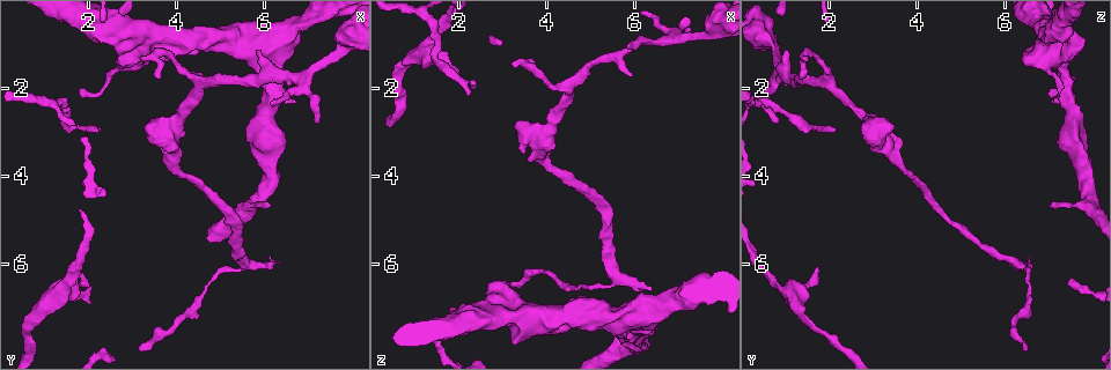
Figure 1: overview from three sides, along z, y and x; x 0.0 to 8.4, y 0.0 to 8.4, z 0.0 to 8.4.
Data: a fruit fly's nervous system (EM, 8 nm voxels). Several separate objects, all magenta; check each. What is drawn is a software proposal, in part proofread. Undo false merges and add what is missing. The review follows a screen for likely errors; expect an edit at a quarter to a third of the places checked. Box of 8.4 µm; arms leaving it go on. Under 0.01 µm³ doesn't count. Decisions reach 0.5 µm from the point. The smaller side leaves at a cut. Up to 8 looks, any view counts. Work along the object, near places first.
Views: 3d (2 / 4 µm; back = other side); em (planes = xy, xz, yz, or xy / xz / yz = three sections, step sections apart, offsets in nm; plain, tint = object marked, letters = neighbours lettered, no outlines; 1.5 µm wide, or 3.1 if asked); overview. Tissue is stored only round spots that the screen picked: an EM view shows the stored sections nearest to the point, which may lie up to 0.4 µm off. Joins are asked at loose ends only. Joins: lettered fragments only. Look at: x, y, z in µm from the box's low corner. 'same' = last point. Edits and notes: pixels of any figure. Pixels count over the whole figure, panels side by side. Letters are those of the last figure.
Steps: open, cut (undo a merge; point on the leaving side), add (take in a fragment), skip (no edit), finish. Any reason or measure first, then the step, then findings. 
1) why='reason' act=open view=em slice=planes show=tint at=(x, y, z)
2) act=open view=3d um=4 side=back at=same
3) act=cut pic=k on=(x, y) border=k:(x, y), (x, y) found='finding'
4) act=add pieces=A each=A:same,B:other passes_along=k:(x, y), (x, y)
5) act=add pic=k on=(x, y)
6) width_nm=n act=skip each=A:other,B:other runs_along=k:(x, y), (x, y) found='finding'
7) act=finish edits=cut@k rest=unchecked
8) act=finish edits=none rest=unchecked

why='thick end' act=open view=em slice=planes show=letters at=(3.90, 1.35, 7.55)

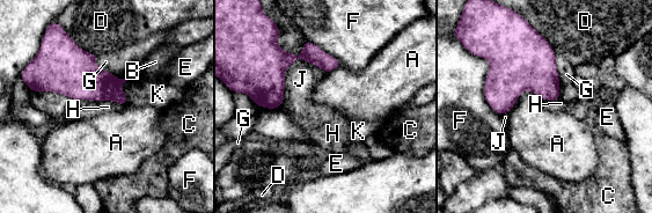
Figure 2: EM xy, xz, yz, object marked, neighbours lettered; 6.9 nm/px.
act=skip each=A:other,B:other,C:other,D:other,E:other,F:other,G:other,H:other,J:other,K:other border=2:(540, 97), (524, 90), (506, 114) found='no lettered fragment goes on from it'

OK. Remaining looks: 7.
why='free end' act=open view=em slice=planes show=letters at=(3.55, 1.70, 1.30)

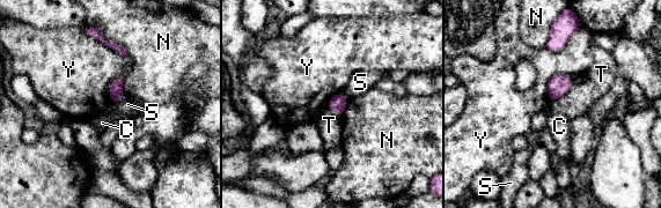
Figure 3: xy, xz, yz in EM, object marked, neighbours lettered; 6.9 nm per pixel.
act=skip each=C:other,N:other,S:other,T:other,Y:other border=3:(82, 28), (89, 36), (130, 59) found='none of them fits'

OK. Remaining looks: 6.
why='branch stops here' act=open view=em slice=xy step=8 show=tint at=(2.30, 2.95, 2.10)

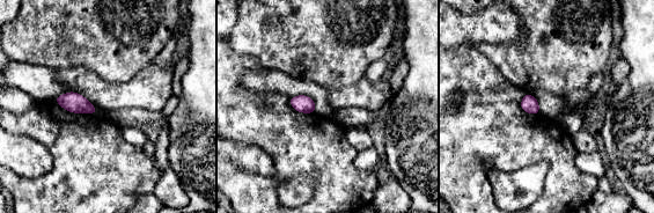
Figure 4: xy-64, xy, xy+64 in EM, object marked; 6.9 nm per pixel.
why='another direction' act=open view=em slice=planes show=letters at=same

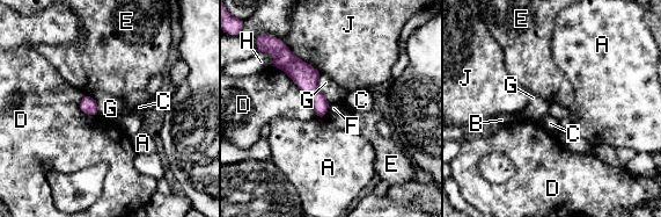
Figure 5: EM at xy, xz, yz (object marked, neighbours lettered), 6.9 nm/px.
act=skip each=A:other,B:other,C:other,D:other,E:other,F:other,G:other,H:other,J:other border=5:(330, 103), (324, 116) found='no lettered fragment goes on from it'

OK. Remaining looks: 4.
act=finish edits=none rest=unchecked

